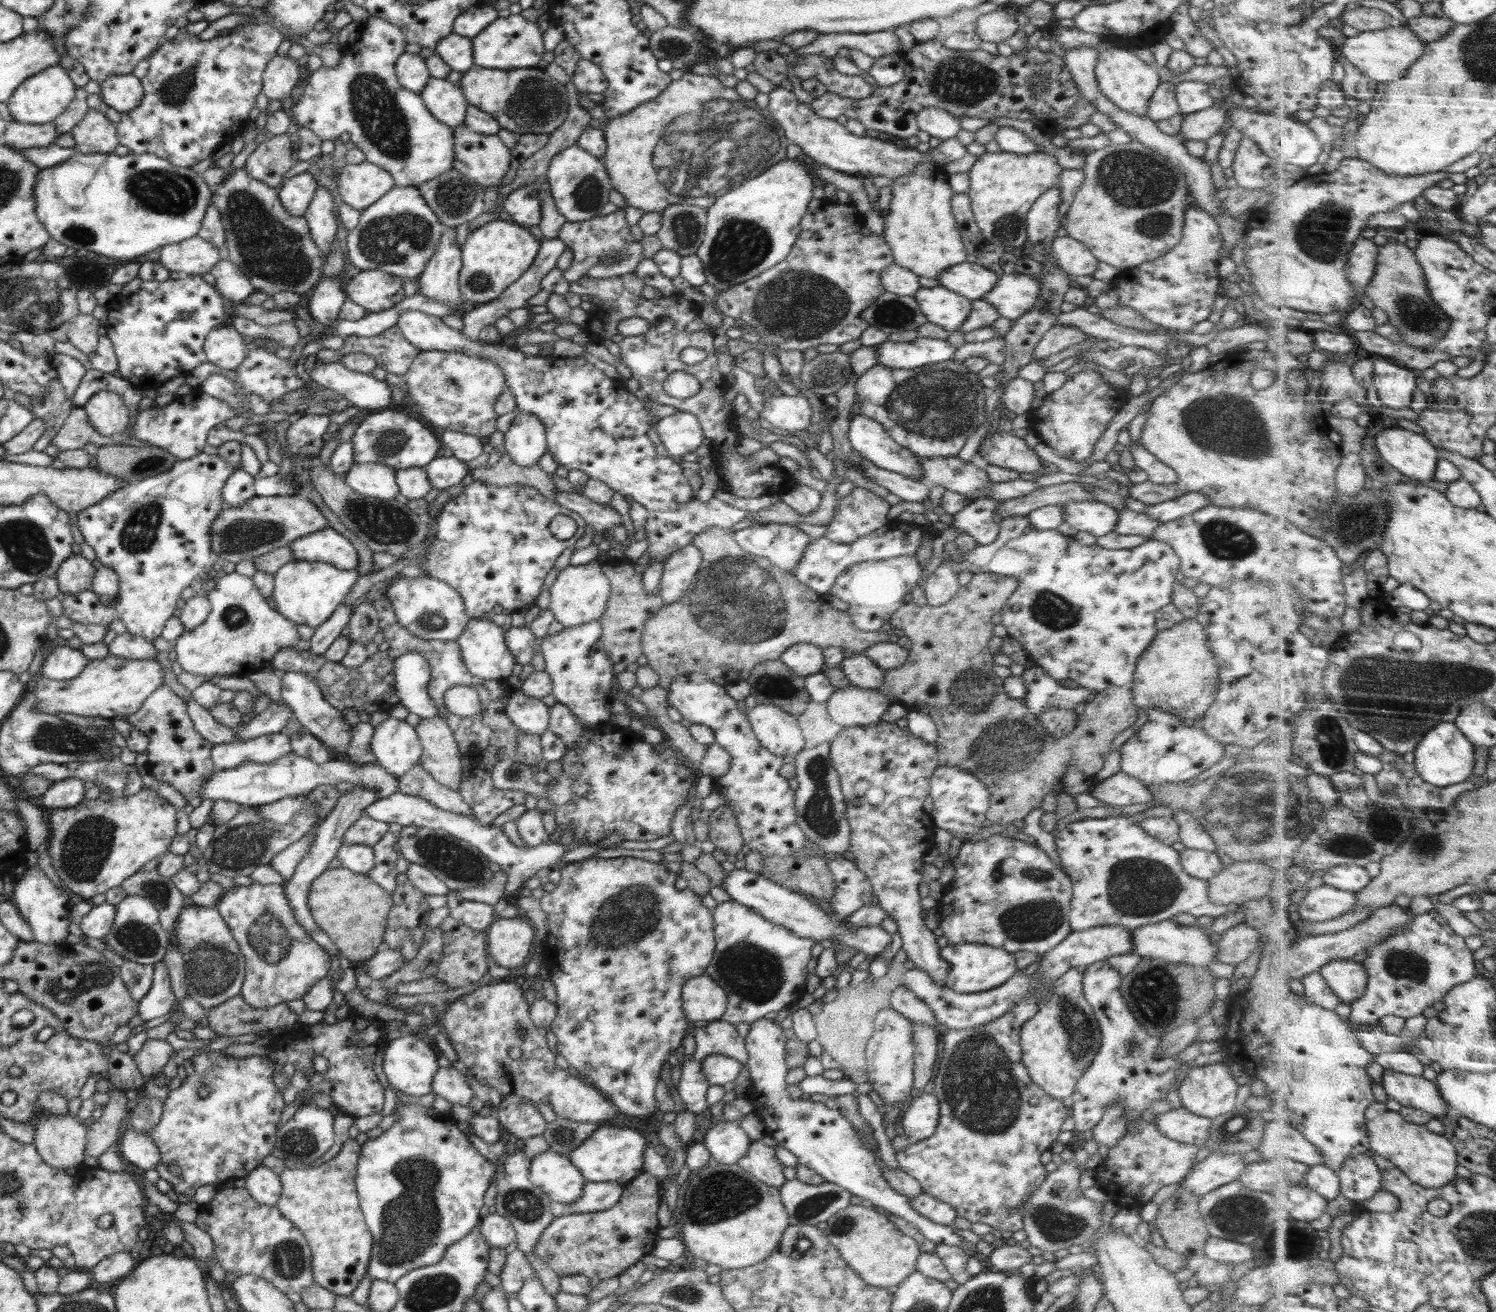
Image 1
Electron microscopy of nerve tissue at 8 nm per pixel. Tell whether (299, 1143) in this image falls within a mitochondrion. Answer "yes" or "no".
yes

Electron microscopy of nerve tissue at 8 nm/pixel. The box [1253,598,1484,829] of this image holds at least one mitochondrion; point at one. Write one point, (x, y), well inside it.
(1331, 740)

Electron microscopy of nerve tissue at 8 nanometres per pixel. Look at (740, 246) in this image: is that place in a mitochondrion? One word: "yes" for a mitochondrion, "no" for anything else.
yes

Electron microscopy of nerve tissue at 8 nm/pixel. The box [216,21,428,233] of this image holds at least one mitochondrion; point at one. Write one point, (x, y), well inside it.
(374, 105)

